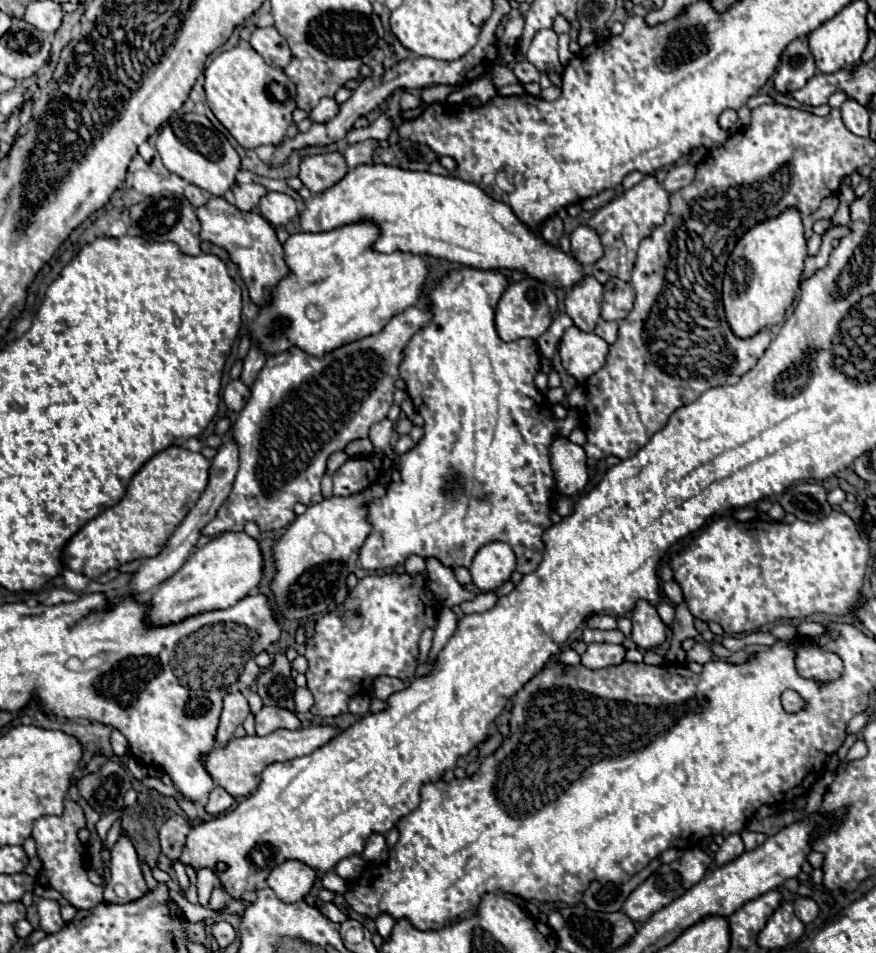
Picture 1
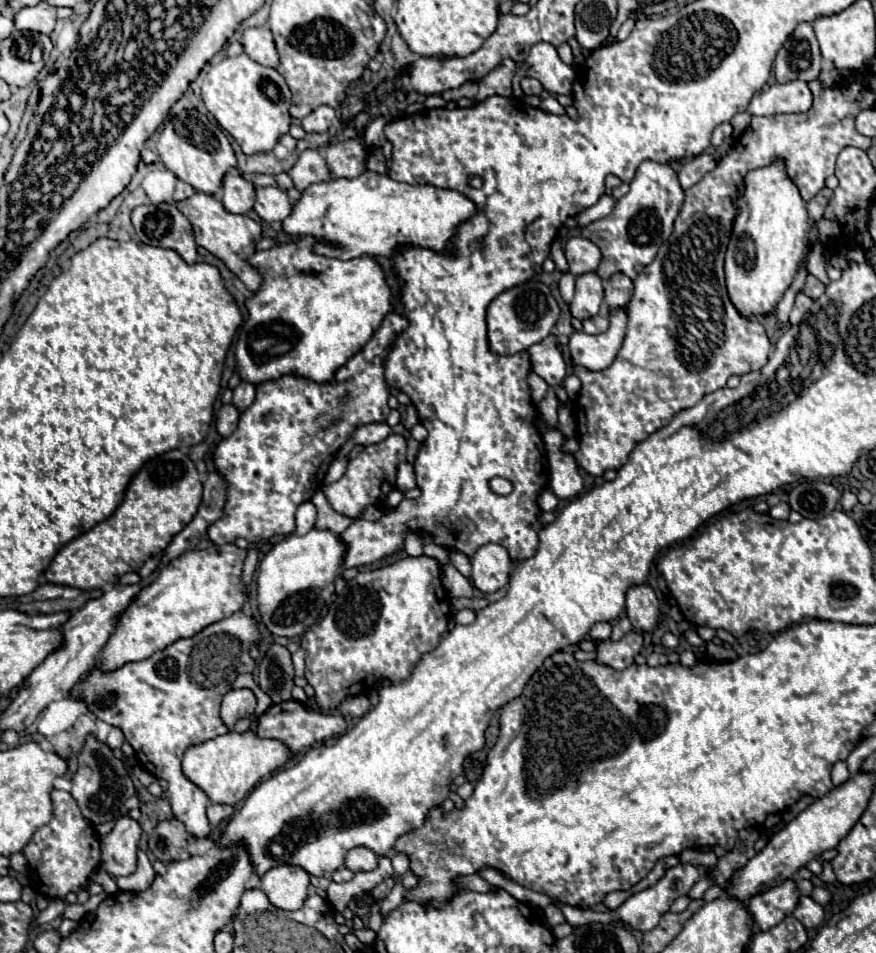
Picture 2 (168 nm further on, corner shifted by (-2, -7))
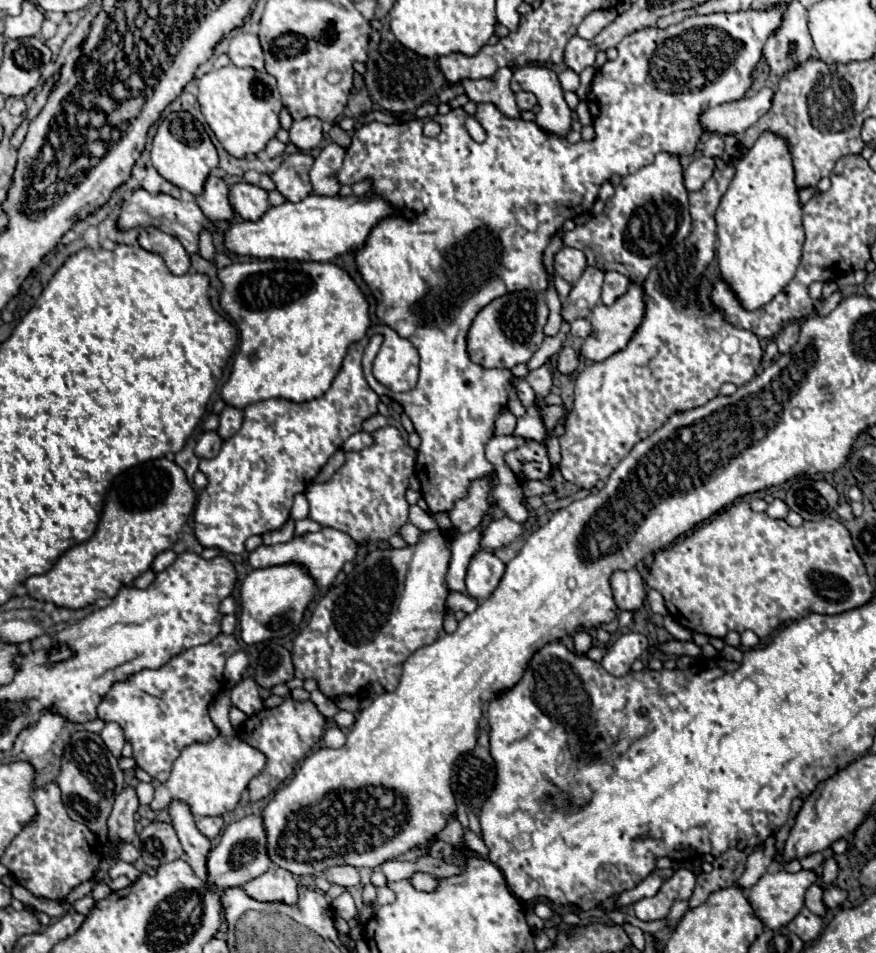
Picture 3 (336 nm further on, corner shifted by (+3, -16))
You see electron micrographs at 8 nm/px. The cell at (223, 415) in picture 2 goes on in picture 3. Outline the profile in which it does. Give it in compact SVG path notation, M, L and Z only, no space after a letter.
M204 432L194 448L194 454L198 458L214 458L220 452L220 448L222 448L222 438L216 432Z

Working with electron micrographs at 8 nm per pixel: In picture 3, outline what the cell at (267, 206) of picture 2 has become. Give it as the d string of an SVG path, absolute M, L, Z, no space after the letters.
M246 182L232 184L228 198L232 210L244 220L258 220L270 208L268 192L262 190L260 186L246 184Z

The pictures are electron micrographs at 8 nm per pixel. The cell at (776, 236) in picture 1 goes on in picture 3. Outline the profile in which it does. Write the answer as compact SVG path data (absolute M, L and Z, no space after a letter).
M762 132L754 146L736 162L736 174L720 200L716 210L718 224L718 264L722 278L740 298L746 310L756 310L770 302L796 274L800 264L804 228L802 228L802 206L798 202L798 188L794 184L794 166L788 144L782 136L774 132Z

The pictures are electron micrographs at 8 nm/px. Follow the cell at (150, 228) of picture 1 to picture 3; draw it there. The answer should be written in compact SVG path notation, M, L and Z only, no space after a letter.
M142 228L138 242L144 250L162 256L172 274L186 274L190 270L190 256L176 236L158 228Z

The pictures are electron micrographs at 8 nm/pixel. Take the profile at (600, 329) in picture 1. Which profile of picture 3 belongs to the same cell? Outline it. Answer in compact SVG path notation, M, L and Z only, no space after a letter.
M580 318L580 320L574 320L570 326L572 326L572 330L570 330L570 334L572 334L572 336L586 338L586 336L592 332L592 326L590 326L590 322L588 322L588 320L584 320L584 318Z

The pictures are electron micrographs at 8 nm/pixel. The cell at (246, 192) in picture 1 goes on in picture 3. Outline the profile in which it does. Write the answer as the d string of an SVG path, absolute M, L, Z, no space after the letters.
M216 174L208 176L208 180L204 184L204 192L200 196L196 196L196 204L200 206L204 216L212 222L230 220L234 214L234 210L228 202L228 186Z

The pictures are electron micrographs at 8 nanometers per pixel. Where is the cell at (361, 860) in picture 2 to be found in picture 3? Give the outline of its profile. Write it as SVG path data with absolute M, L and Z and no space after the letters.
M334 866L334 868L326 868L322 874L330 884L338 884L344 888L356 886L360 882L358 868L354 868L354 866Z

